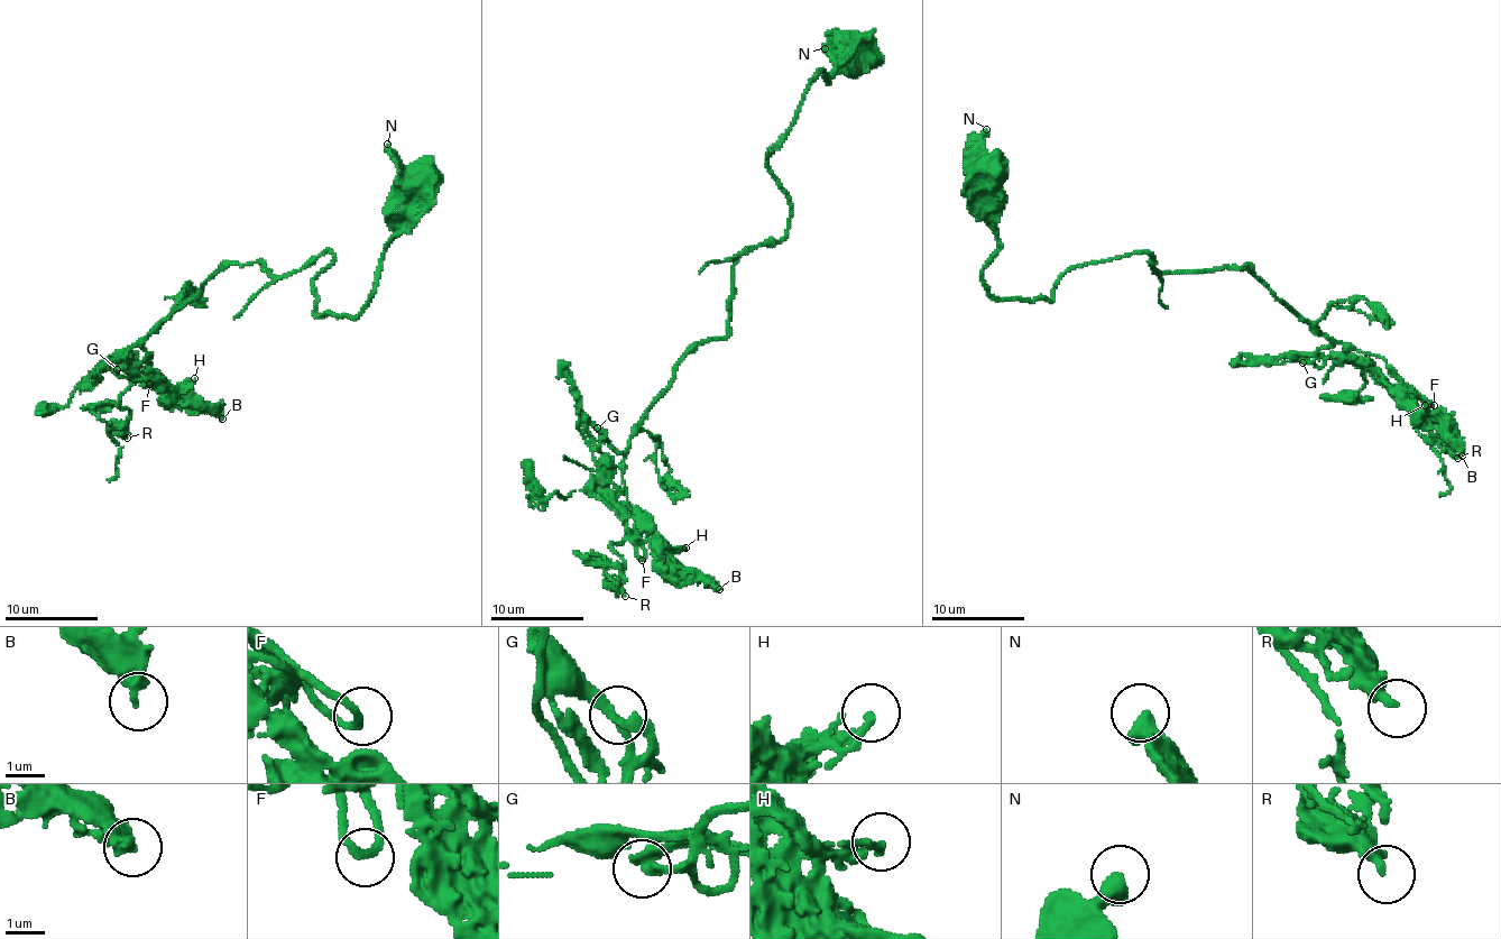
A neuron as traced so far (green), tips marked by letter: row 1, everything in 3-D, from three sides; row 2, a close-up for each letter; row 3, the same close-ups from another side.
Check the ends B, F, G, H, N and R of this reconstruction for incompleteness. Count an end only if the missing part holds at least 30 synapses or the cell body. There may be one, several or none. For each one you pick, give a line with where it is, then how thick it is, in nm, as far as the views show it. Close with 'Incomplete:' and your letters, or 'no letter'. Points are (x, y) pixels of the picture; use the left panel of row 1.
G: at (117, 369); 280 nm thick
Incomplete: G

